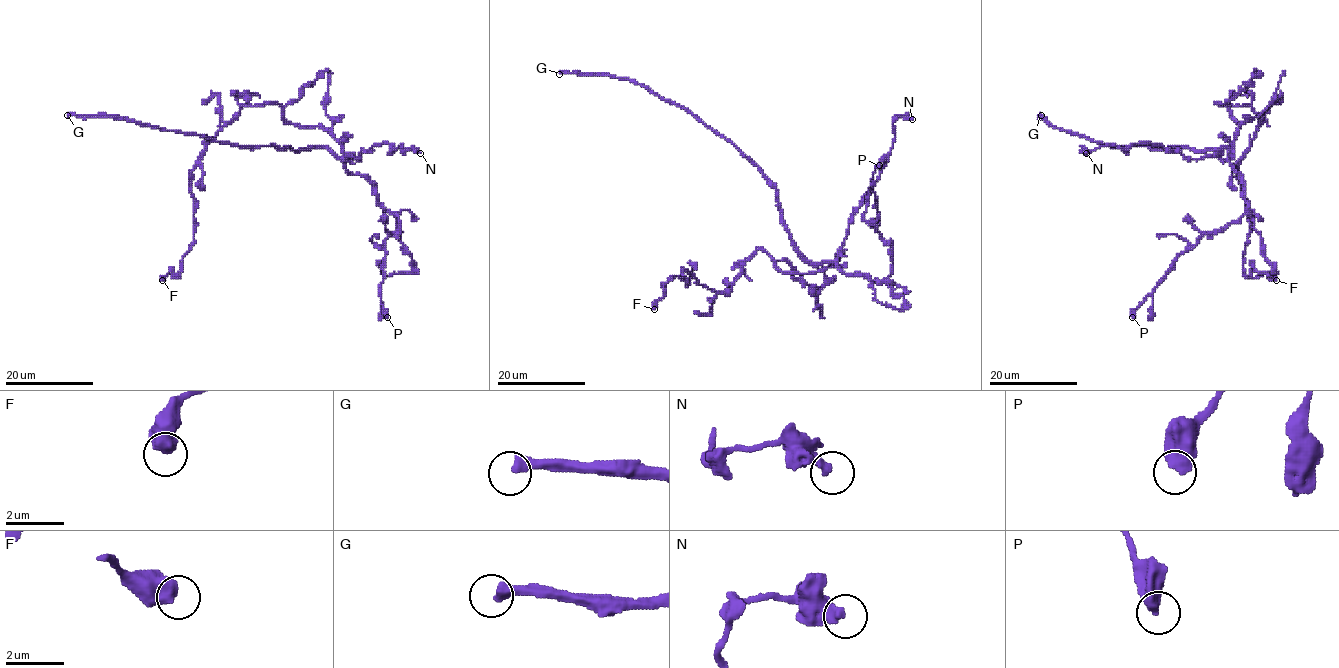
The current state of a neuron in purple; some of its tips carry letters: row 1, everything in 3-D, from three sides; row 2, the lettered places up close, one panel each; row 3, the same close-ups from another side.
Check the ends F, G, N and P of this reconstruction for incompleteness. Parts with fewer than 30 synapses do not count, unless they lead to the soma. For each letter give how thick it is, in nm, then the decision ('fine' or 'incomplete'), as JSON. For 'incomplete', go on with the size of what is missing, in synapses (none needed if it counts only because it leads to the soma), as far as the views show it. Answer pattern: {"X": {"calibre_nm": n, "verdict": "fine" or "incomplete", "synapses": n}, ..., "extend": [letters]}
{"F": {"calibre_nm": 650, "verdict": "fine"}, "G": {"calibre_nm": 400, "verdict": "incomplete", "synapses": 500}, "N": {"calibre_nm": 360, "verdict": "fine"}, "P": {"calibre_nm": 600, "verdict": "fine"}, "extend": ["G"]}

